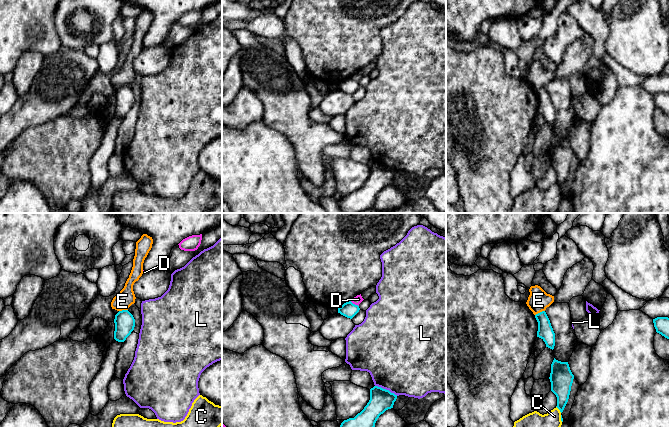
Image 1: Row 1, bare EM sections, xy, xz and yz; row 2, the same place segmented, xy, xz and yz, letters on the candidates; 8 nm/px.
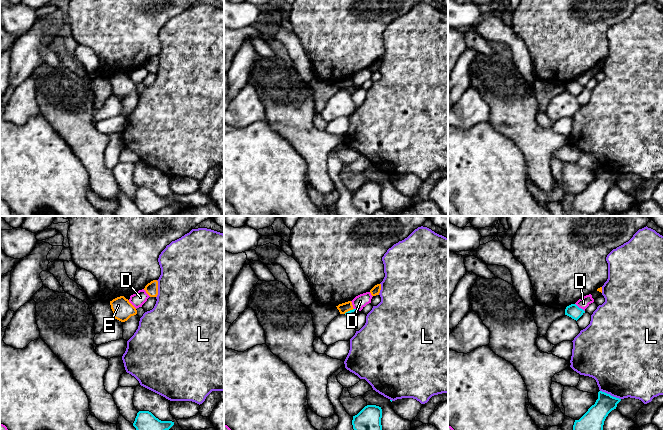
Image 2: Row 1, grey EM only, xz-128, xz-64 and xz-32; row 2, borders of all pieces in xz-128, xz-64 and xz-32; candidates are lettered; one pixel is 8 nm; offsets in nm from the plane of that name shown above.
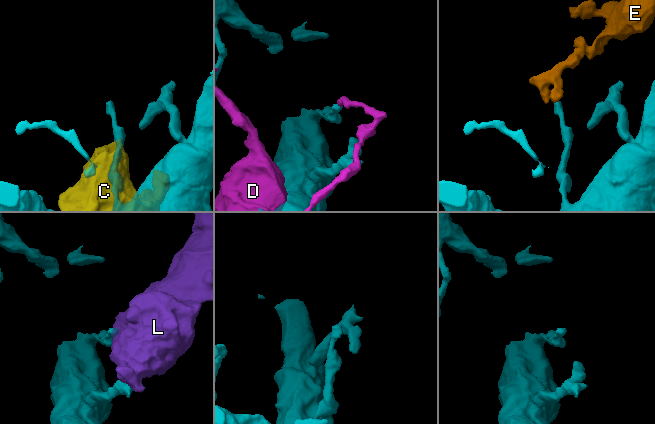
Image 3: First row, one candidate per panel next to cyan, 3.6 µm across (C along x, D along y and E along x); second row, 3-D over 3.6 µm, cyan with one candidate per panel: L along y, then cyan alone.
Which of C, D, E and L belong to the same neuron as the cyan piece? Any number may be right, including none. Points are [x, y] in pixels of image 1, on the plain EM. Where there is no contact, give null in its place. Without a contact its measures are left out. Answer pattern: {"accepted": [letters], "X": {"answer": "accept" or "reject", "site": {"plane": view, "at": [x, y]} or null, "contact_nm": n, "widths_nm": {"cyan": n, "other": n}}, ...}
{"accepted": [], "C": {"answer": "reject", "site": {"plane": "yz", "at": [558, 184]}, "contact_nm": 70, "widths_nm": {"cyan": 190, "other": 300}}, "D": {"answer": "reject", "site": {"plane": "xz", "at": [354, 80]}, "contact_nm": 80, "widths_nm": {"cyan": 120, "other": 70}}, "E": {"answer": "reject", "site": {"plane": "yz", "at": [540, 88]}, "contact_nm": 90, "widths_nm": {"cyan": 130, "other": 170}}, "L": {"answer": "reject", "site": {"plane": "xz", "at": [385, 165]}, "contact_nm": 200, "widths_nm": {"cyan": 180, "other": 500}}}

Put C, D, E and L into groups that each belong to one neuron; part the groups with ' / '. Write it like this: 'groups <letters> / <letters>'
groups C / D / E / L

